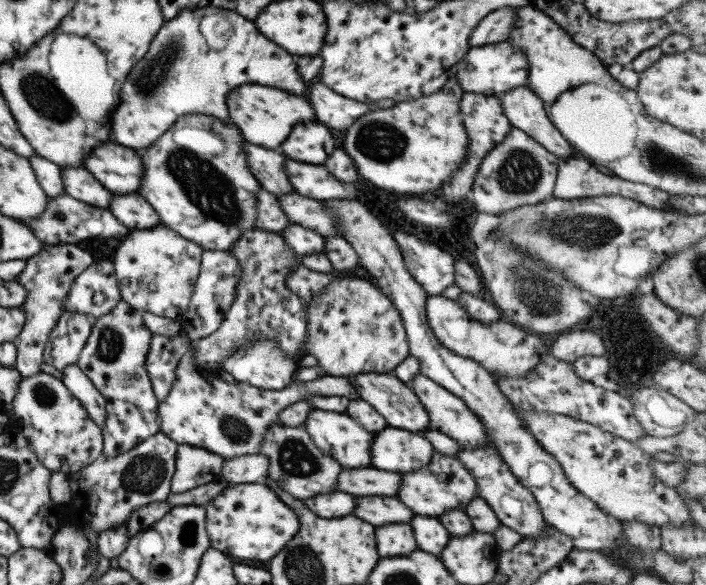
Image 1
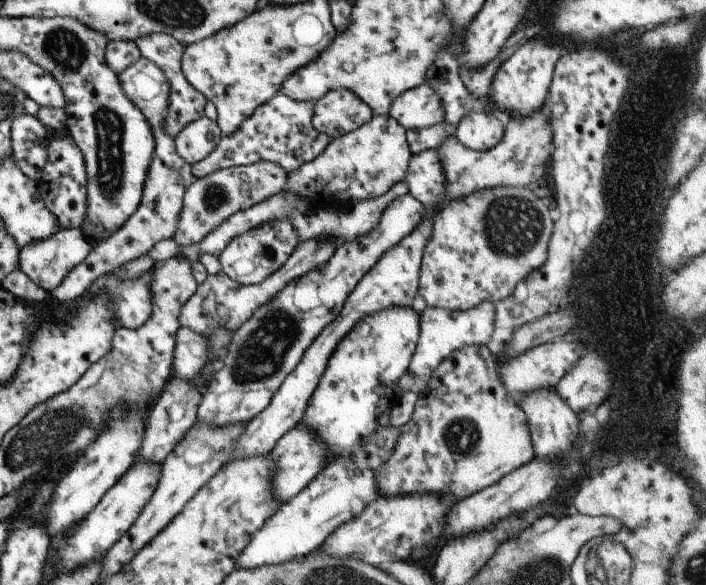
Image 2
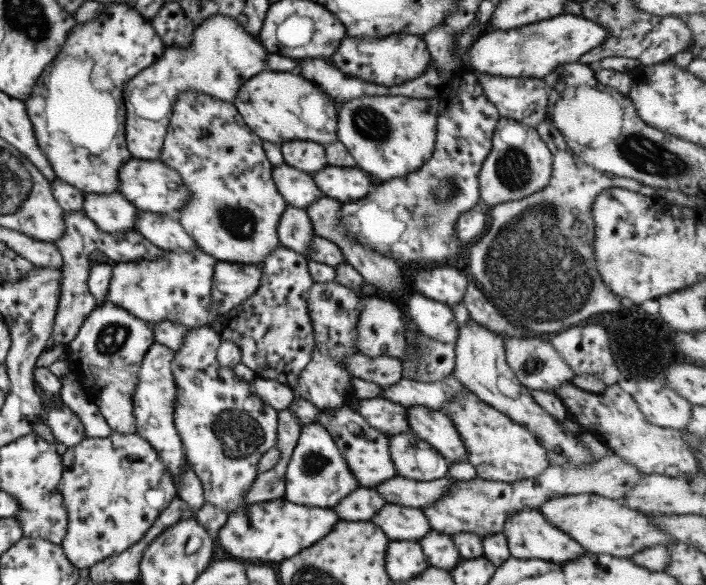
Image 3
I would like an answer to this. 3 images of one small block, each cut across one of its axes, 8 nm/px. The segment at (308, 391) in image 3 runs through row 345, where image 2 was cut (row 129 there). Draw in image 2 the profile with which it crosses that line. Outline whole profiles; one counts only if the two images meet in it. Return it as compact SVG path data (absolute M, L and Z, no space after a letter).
M330 90L314 101L311 126L329 138L347 134L371 117L369 107L348 90Z

